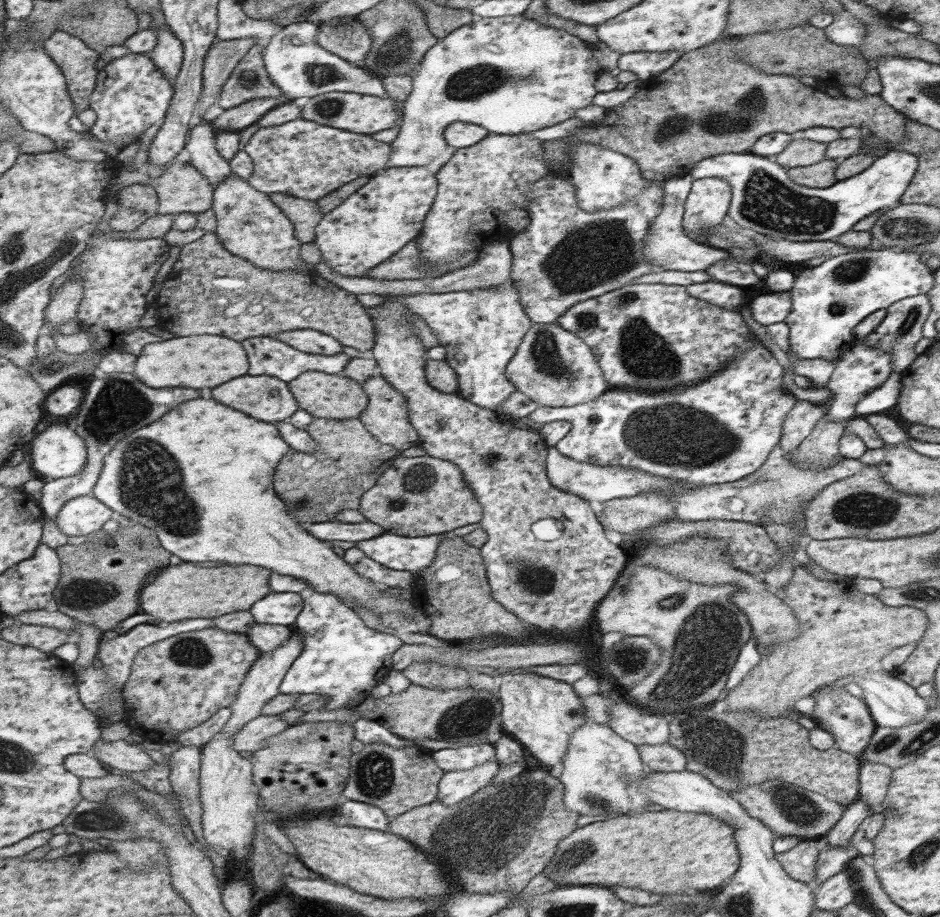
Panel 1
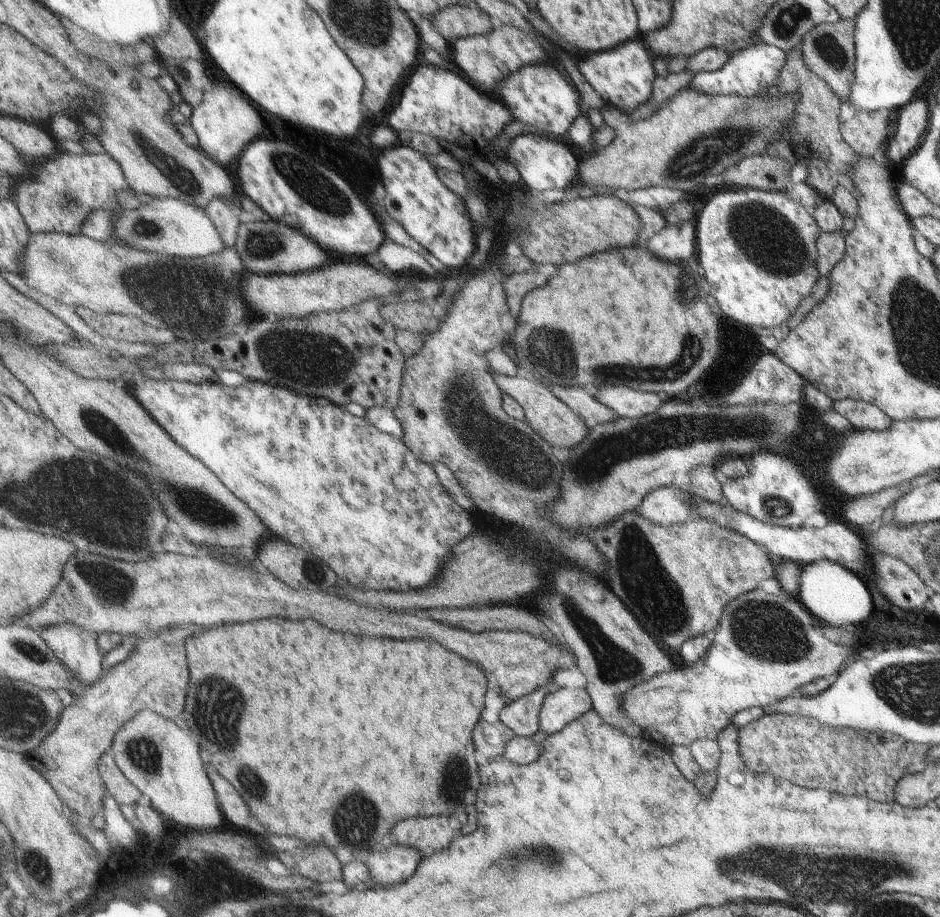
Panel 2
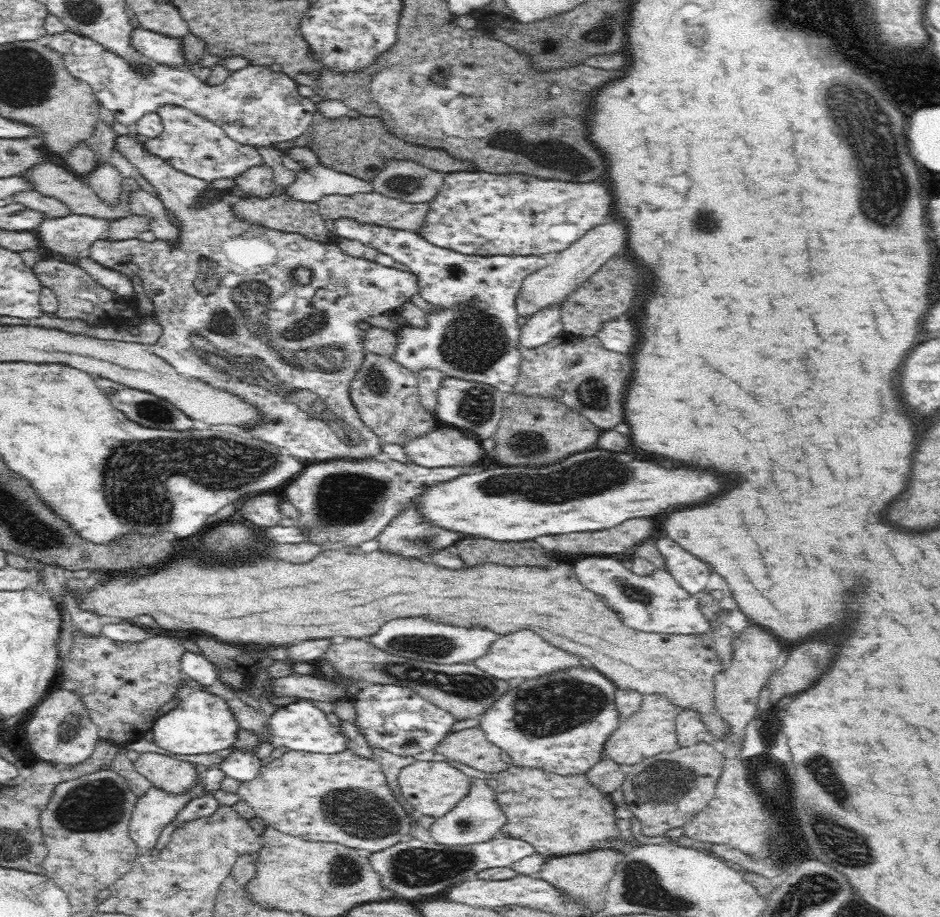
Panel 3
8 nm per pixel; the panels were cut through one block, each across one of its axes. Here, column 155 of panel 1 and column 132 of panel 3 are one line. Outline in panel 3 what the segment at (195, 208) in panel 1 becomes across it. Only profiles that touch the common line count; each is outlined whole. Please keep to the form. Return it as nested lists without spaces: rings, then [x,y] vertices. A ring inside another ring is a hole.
[[[38,162],[38,164],[30,166],[30,168],[26,168],[24,172],[20,172],[18,177],[22,177],[26,183],[30,183],[32,190],[62,202],[72,214],[88,216],[90,218],[100,218],[101,220],[108,220],[109,222],[129,216],[131,211],[128,207],[128,203],[126,203],[126,193],[124,193],[124,191],[141,188],[136,182],[136,179],[130,177],[124,178],[121,199],[115,206],[116,208],[111,208],[110,205],[102,203],[102,201],[96,197],[94,190],[90,189],[88,186],[86,178],[78,177],[74,175],[74,173],[66,170],[61,162]]]

